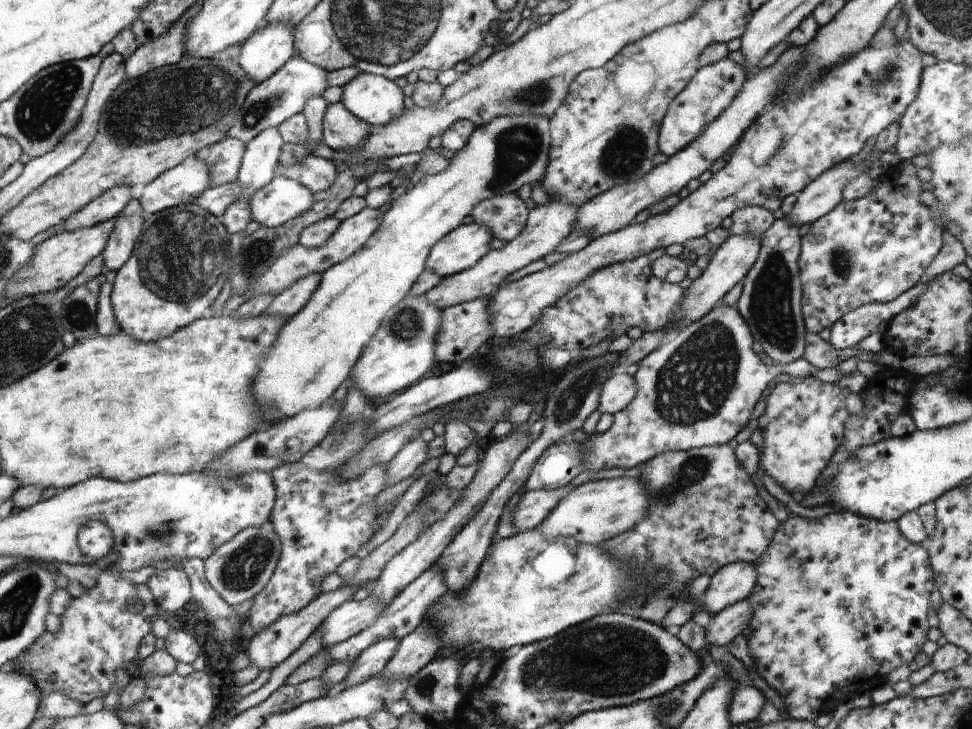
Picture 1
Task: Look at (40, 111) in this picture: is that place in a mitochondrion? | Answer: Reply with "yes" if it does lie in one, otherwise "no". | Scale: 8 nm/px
yes

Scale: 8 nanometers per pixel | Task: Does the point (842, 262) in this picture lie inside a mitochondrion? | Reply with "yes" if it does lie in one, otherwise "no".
yes

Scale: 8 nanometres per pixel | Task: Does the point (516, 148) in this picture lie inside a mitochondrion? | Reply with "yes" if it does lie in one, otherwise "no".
yes

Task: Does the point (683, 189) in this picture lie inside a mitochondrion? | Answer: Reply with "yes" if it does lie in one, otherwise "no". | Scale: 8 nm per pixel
no

